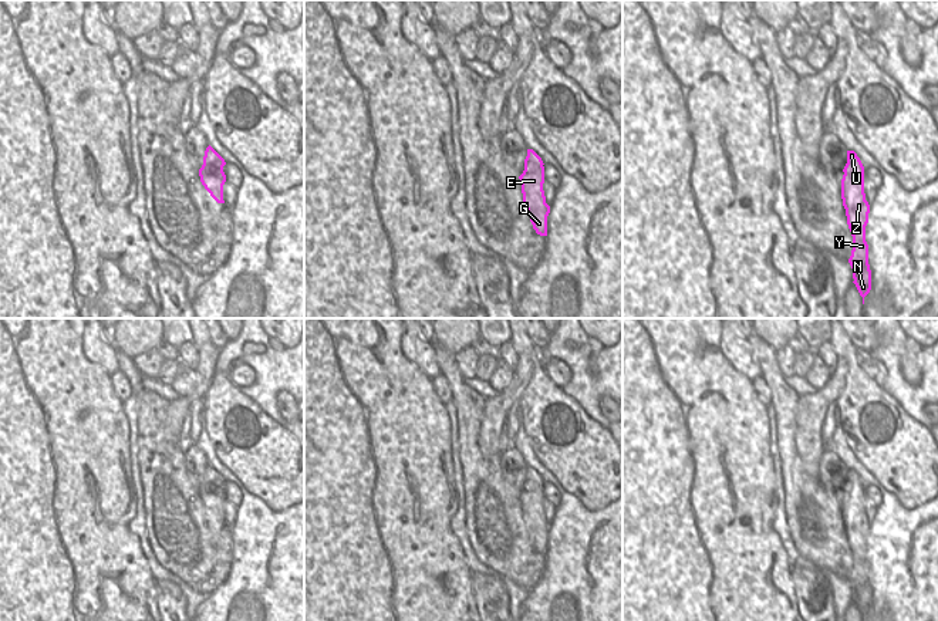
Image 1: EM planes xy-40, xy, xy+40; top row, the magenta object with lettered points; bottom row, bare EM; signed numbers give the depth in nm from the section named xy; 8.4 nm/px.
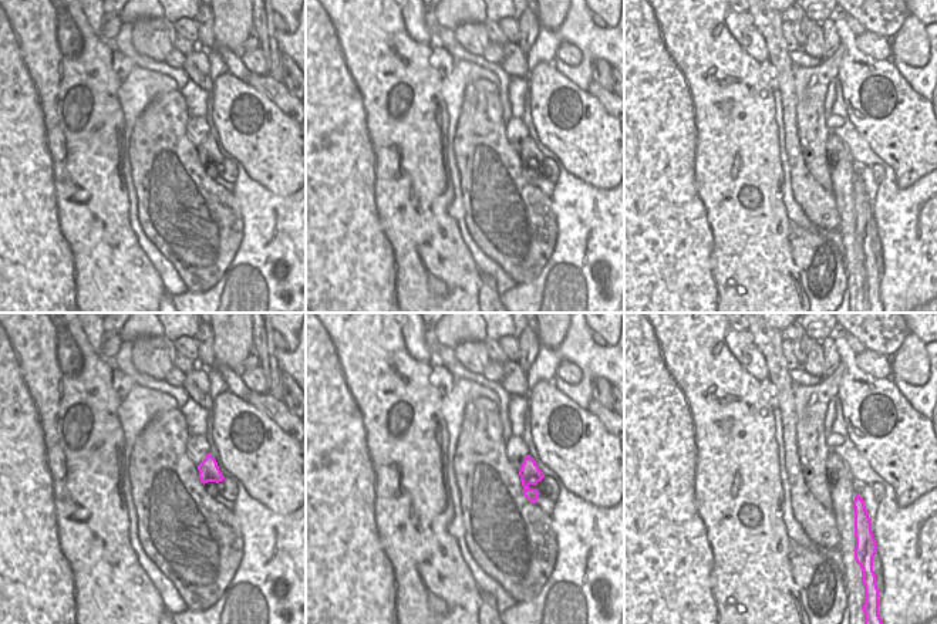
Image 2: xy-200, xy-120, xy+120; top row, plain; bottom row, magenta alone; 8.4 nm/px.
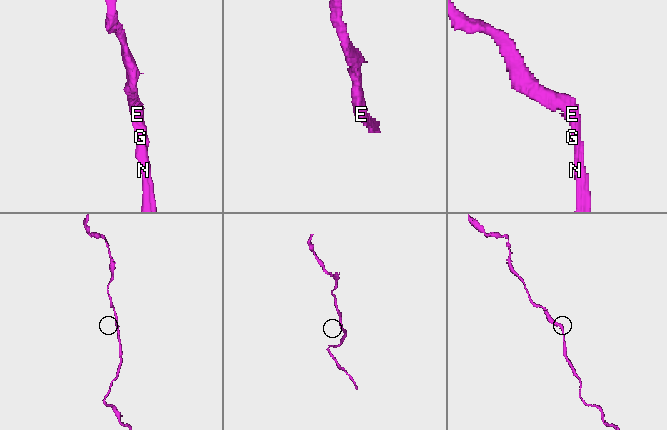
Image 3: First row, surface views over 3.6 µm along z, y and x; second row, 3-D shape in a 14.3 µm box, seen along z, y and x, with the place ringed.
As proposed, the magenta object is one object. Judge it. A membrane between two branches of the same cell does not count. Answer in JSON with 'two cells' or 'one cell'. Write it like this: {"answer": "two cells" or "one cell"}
{"answer": "one cell"}

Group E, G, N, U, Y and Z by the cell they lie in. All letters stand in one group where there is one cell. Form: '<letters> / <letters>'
E G N U Y Z

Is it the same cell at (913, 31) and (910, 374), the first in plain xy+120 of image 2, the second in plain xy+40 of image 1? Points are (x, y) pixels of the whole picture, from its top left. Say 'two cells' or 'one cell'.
one cell

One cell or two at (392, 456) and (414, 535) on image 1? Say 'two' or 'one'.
one

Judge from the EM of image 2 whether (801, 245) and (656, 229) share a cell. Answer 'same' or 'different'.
different

